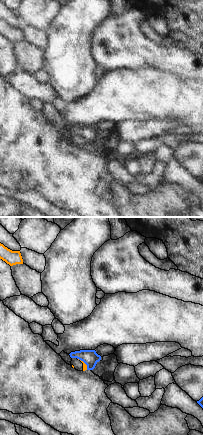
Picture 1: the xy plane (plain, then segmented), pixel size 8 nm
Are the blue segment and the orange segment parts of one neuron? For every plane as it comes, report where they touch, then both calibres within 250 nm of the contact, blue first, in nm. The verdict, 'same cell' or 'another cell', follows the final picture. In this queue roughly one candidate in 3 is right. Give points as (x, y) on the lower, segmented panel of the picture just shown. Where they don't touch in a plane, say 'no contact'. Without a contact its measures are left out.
contact (84, 362); calibres 120 and 30 nm

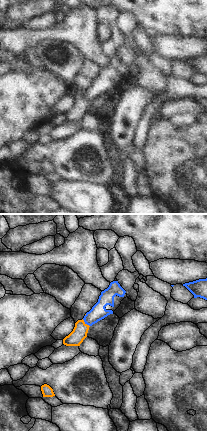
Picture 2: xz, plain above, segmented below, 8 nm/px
contact (86, 323); calibres 130 and 120 nm

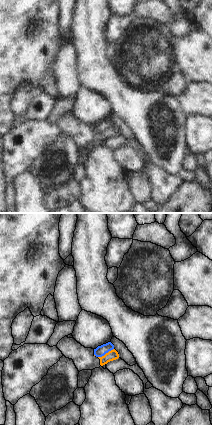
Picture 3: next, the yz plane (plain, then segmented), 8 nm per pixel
contact (105, 353); calibres 90 and 80 nm

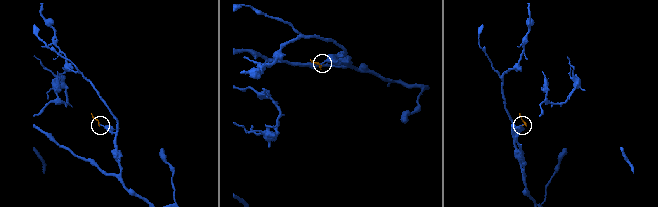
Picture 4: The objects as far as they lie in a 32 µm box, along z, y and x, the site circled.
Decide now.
another cell

